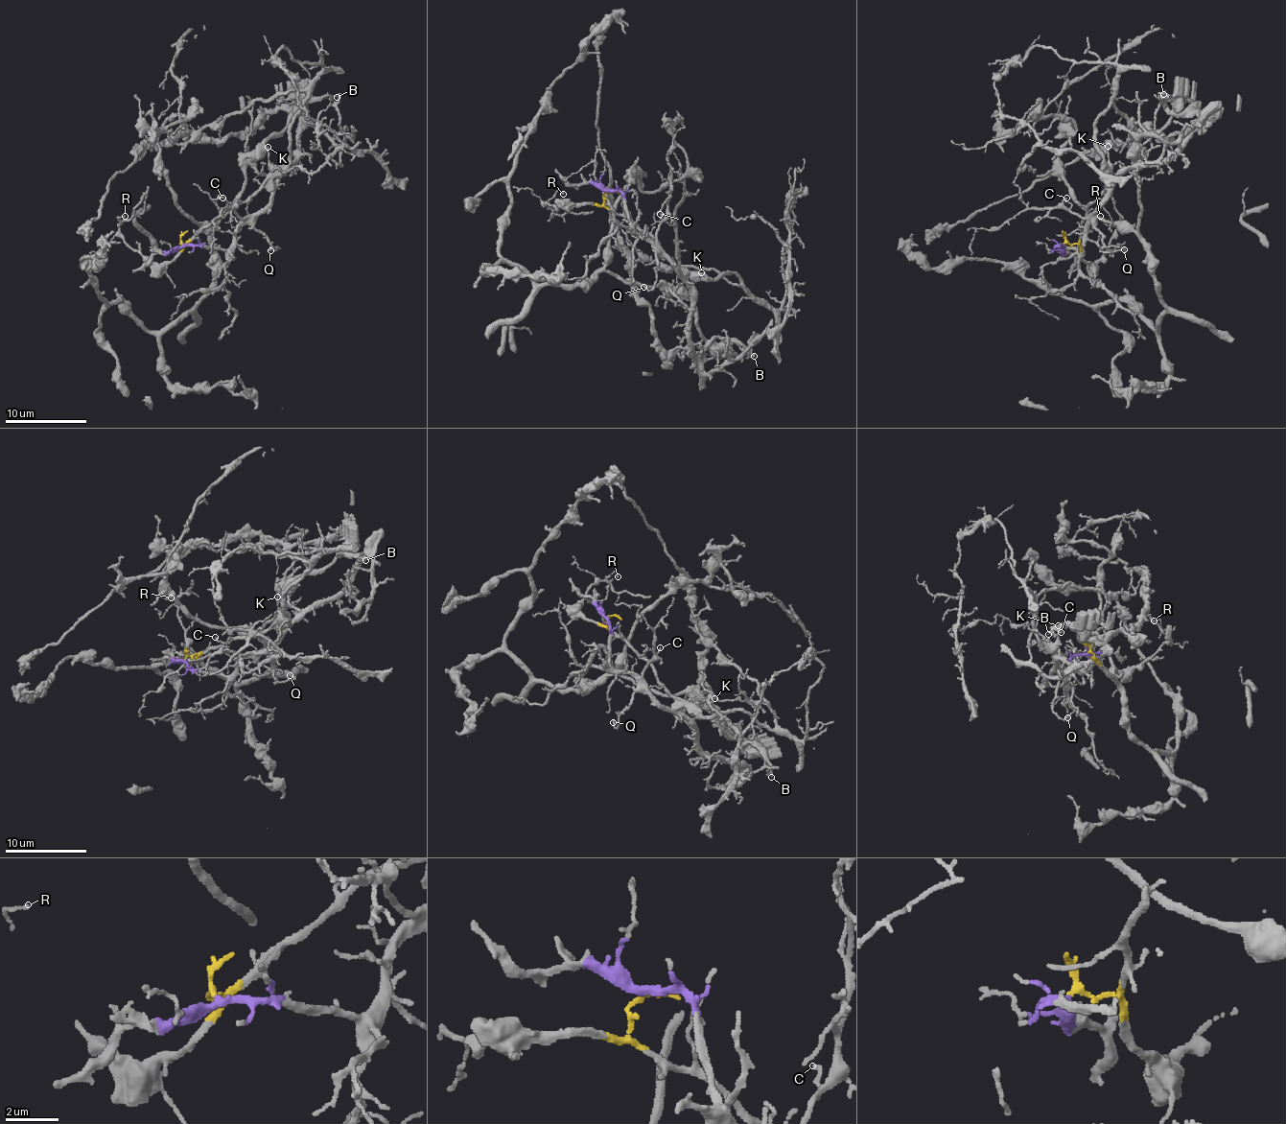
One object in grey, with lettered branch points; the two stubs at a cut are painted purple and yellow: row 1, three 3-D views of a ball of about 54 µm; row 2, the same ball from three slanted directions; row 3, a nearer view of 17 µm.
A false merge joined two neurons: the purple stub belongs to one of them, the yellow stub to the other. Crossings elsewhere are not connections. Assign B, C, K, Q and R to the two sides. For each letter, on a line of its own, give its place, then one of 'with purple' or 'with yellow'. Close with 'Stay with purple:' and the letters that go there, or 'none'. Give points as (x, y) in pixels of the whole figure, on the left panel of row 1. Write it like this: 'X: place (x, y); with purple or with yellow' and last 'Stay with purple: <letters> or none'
B: place (337, 97); with yellow
C: place (222, 198); with purple
K: place (268, 147); with yellow
Q: place (270, 250); with purple
R: place (125, 216); with yellow
Stay with purple: C, Q

